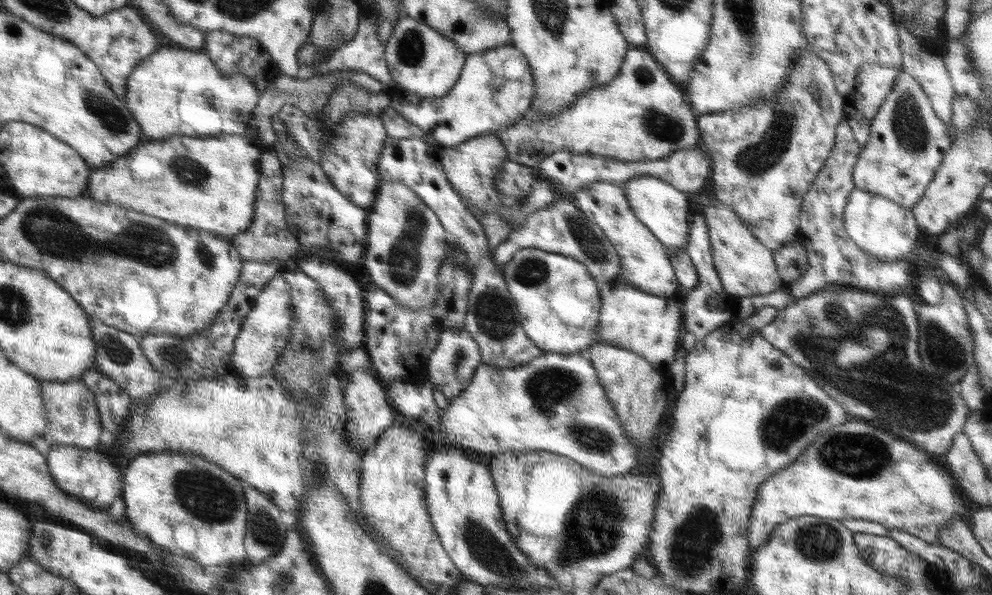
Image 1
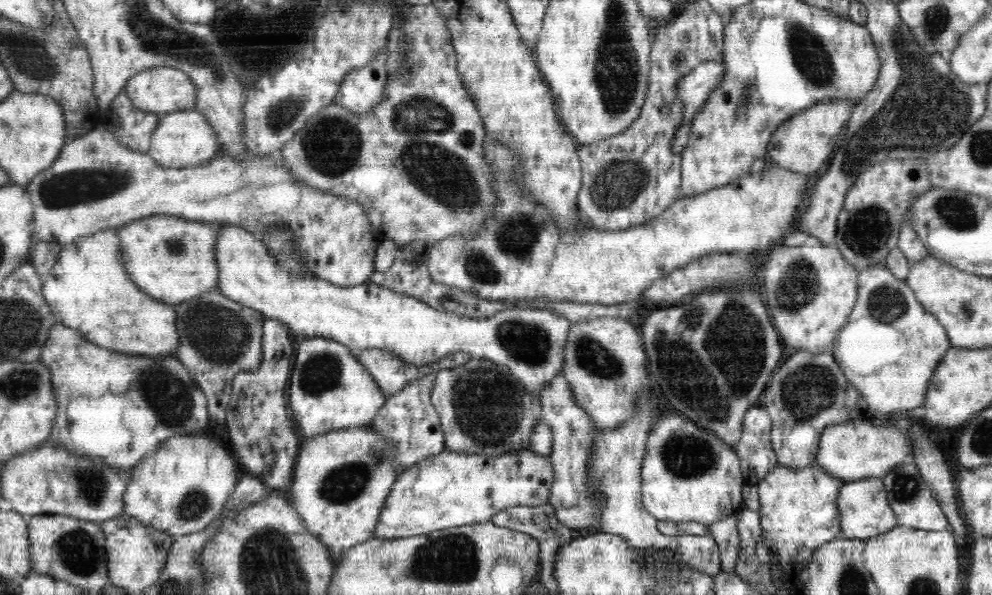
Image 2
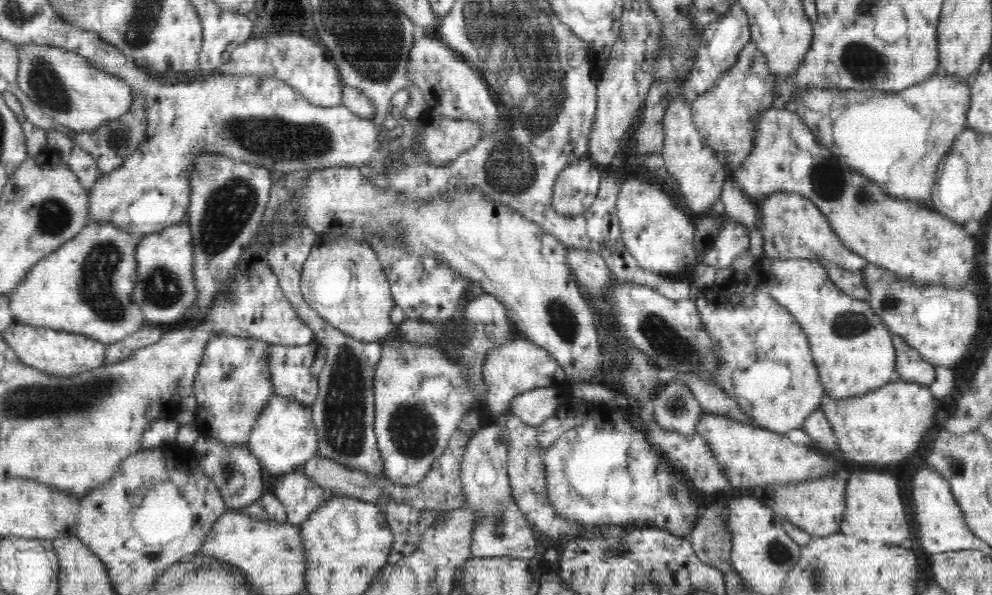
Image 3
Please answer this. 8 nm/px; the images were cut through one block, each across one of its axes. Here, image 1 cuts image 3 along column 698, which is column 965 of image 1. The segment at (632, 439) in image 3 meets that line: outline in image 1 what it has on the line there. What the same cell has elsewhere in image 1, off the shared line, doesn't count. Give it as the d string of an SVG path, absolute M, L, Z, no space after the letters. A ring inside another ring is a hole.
M850 420L846 421L840 426L830 428L830 430L824 430L820 438L816 438L816 442L810 443L800 453L800 456L795 461L792 461L787 467L778 469L772 476L769 476L760 486L757 488L757 499L752 505L751 515L749 518L749 527L747 530L747 537L750 543L750 548L755 551L761 544L767 543L773 530L782 524L785 520L797 517L797 516L813 516L822 519L864 519L873 520L884 524L886 528L898 529L901 531L909 532L922 540L928 541L929 543L936 543L939 534L948 528L952 519L969 519L969 508L964 506L962 501L961 490L956 487L956 479L949 473L940 458L929 454L922 448L919 448L915 444L908 443L894 437L894 434L888 432L886 429L878 428L870 422L865 420Z

